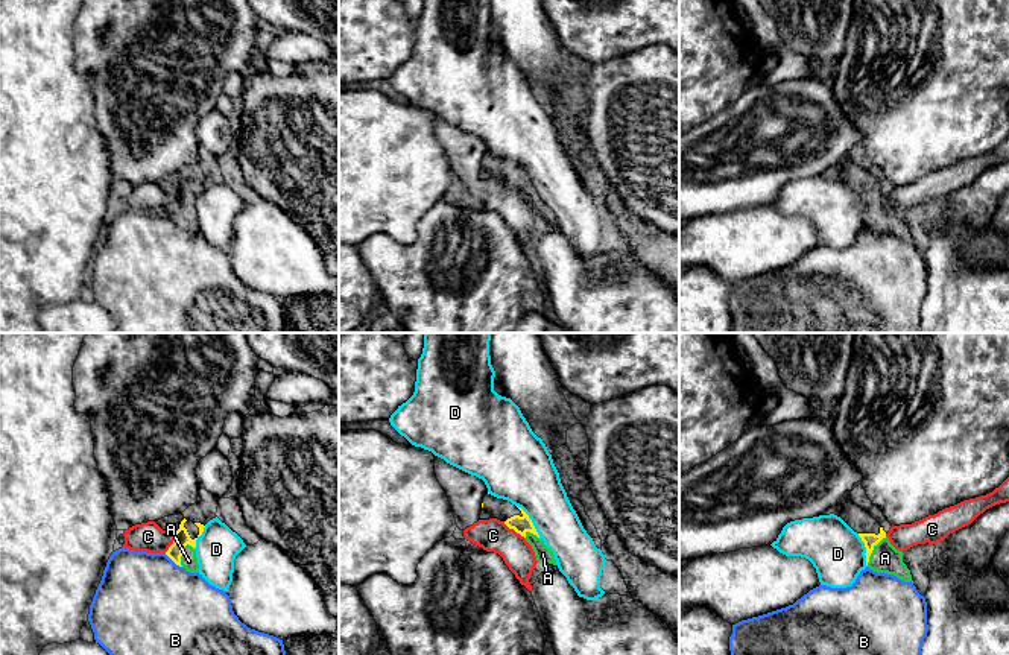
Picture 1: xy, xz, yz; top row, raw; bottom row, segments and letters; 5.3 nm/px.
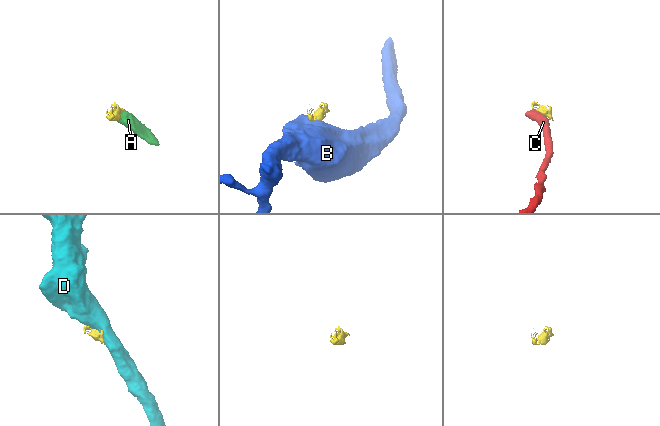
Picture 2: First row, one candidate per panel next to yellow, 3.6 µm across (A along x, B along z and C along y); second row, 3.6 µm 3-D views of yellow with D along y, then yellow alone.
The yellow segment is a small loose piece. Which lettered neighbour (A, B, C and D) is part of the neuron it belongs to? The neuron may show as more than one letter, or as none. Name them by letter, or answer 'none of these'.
A

